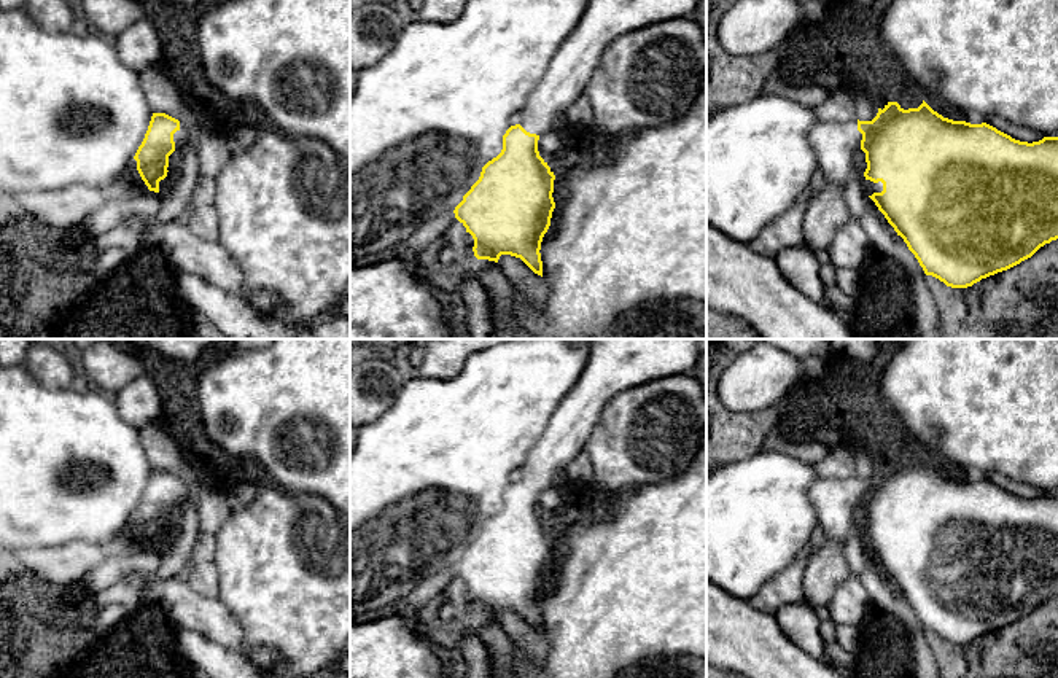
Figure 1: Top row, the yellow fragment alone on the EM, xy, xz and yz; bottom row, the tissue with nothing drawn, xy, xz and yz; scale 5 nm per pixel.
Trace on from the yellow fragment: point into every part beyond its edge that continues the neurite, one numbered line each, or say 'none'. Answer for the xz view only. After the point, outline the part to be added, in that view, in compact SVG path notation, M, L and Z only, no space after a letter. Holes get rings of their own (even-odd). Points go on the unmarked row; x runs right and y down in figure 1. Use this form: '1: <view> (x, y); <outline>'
1: xz (614, 365); M592 339L582 374L552 412L544 433L520 466L520 482L536 492L554 485L554 477L579 455L590 439L605 404L620 392L648 380L689 374L700 358L700 339Z

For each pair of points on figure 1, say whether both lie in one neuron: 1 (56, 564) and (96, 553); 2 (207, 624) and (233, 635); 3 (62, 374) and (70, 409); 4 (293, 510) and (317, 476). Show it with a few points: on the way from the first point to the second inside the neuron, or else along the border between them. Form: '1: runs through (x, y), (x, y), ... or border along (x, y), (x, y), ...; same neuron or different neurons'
1: runs through (66, 564), (86, 556); same neuron
2: runs through (213, 624), (218, 624), (226, 632); same neuron
3: border along (31, 374), (45, 385), (69, 389); different neurons
4: border along (271, 481), (287, 492), (322, 495), (333, 506); different neurons

